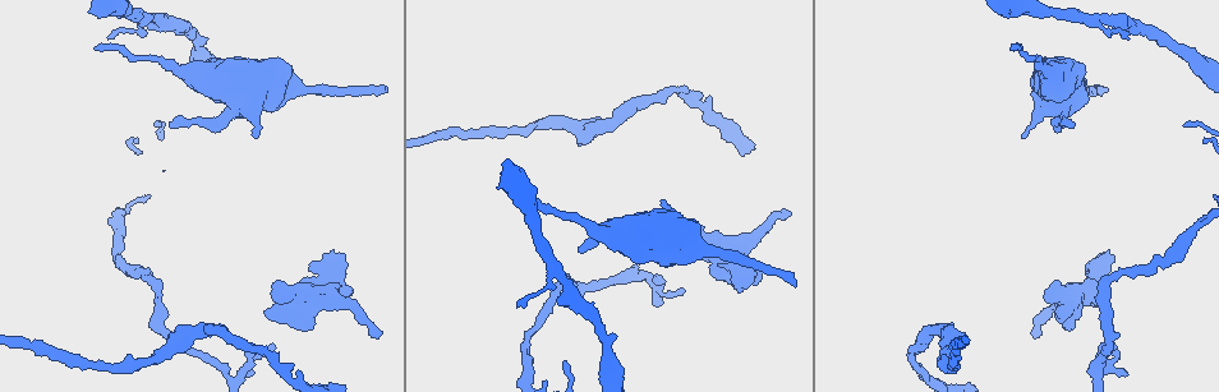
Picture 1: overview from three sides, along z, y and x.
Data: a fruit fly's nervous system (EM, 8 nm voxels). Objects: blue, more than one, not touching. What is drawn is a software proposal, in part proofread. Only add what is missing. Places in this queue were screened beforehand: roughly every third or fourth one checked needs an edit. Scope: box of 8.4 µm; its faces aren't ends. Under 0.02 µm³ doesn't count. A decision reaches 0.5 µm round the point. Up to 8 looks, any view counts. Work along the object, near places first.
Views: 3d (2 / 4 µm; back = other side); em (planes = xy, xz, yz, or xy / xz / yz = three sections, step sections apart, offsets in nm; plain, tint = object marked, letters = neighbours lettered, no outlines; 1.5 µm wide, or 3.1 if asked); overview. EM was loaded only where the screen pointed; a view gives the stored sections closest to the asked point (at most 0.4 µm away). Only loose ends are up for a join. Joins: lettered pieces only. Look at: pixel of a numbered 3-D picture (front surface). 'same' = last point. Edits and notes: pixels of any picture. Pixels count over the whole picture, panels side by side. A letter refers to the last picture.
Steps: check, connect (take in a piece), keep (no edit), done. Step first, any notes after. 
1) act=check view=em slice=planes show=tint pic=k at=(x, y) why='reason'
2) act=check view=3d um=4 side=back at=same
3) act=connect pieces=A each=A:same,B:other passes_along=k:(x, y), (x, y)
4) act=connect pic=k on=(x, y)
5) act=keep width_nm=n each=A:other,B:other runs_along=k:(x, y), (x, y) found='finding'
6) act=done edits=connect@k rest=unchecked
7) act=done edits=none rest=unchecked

act=check view=em slice=yz step=8 show=letters pic=1 at=(380, 333) why='thin end'

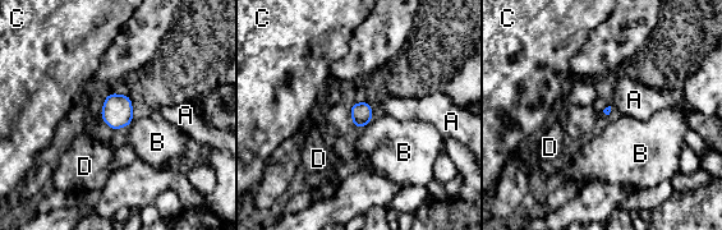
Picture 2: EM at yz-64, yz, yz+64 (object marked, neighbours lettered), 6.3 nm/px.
act=keep each=A:other,B:other,C:other,D:other found='none of them fits'

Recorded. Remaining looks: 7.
act=check view=em slice=planes show=letters pic=1 at=(255, 137) why='an open end'

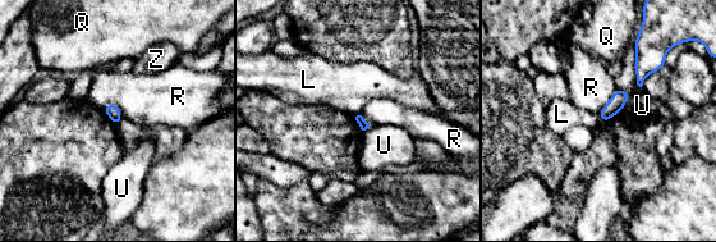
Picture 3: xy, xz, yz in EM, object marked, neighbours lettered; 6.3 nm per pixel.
act=keep each=L:other,Q:other,R:other,U:other,Z:other border=3:(108, 103), (118, 108), (122, 122) found='no lettered piece goes on from it'

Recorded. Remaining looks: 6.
act=check view=3d um=2 pic=1 at=(516, 304) why='branch stops here'

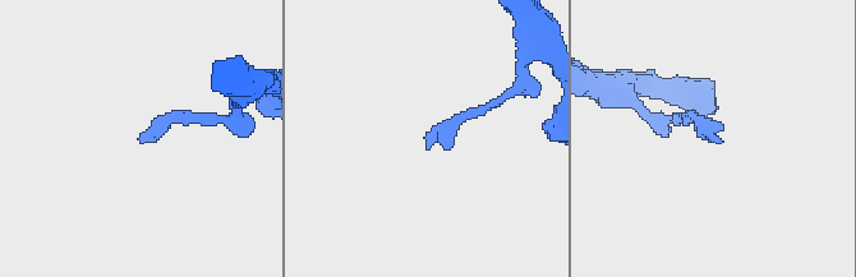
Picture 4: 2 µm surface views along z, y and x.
act=check view=em slice=planes show=letters pic=4 at=(719, 139)

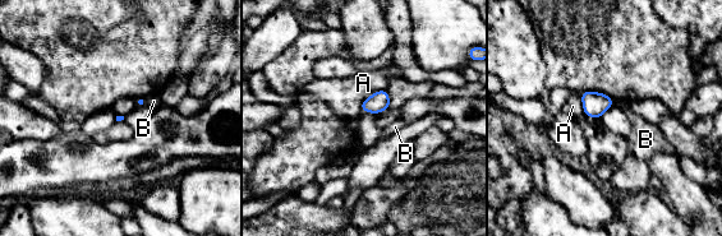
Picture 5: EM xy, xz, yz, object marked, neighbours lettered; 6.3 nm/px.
act=keep width_nm=60 each=A:other,B:other border=5:(579, 96), (583, 103), (583, 114) found='none of them fits'

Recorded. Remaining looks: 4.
act=done edits=none rest=unchecked

